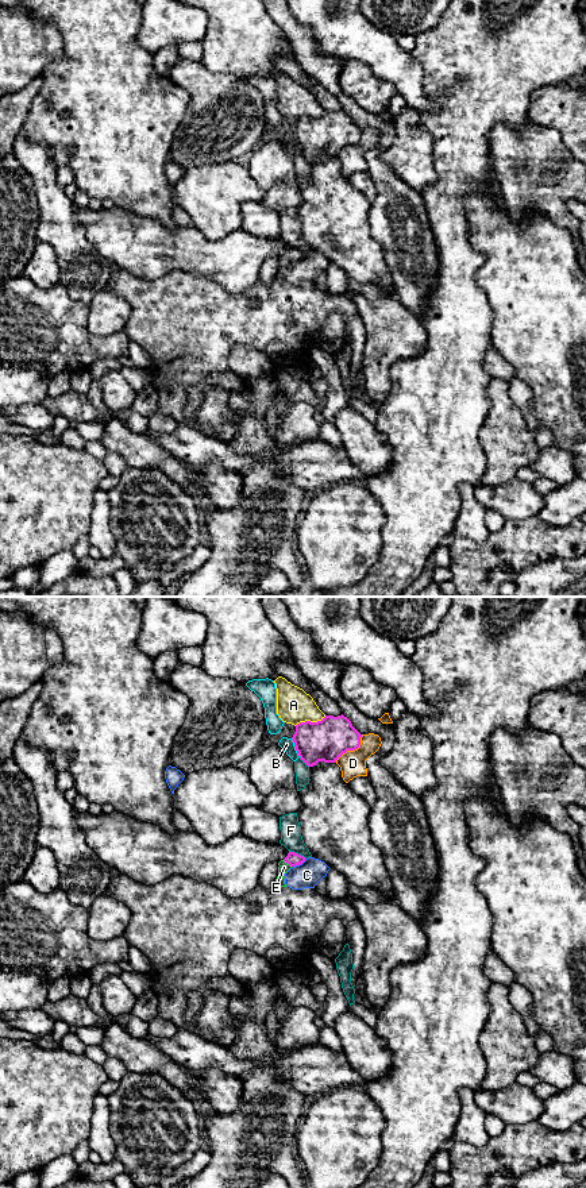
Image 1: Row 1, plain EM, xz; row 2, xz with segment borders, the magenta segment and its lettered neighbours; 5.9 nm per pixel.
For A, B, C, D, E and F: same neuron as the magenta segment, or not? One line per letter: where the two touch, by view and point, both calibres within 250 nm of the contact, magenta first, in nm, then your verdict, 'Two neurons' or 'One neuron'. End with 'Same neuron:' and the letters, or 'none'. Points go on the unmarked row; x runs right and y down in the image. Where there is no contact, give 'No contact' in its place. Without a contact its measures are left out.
A: Touches magenta at xz (309, 116). Thickness 240 nm (magenta) against 200 nm. Two neurons
B: Touches magenta at xz (296, 143). Thickness 240 nm (magenta) against 80 nm. Two neurons
C: Touches magenta at xz (299, 259). Thickness 80 nm (magenta) against 160 nm. Two neurons
D: Touches magenta at xz (353, 145). Thickness 240 nm (magenta) against 160 nm. Two neurons
E: Touches magenta at xz (286, 258). Thickness 80 nm (magenta) against 60 nm. One neuron
F: Touches magenta at xz (297, 249). Thickness 80 nm (magenta) against 130 nm. Two neurons
Same neuron: E

